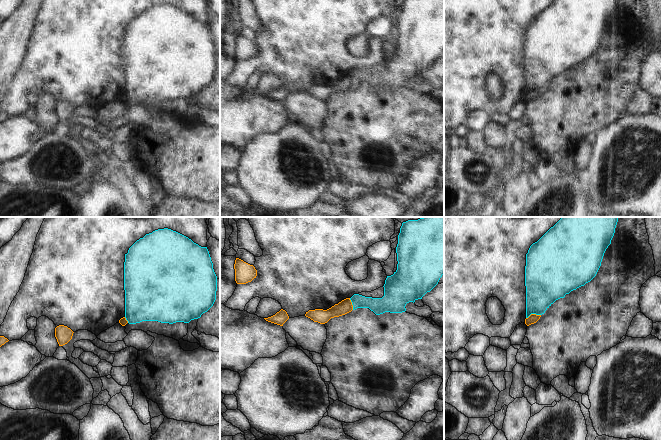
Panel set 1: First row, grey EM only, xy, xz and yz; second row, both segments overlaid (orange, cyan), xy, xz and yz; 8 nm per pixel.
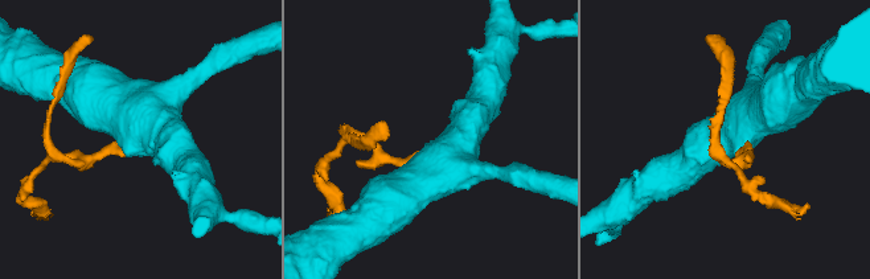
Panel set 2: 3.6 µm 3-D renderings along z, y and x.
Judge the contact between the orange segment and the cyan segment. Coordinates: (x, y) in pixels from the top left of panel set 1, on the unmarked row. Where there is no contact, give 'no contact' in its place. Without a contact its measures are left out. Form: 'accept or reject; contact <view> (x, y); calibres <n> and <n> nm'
reject; contact yz (533, 90); calibres 80 and 300 nm

